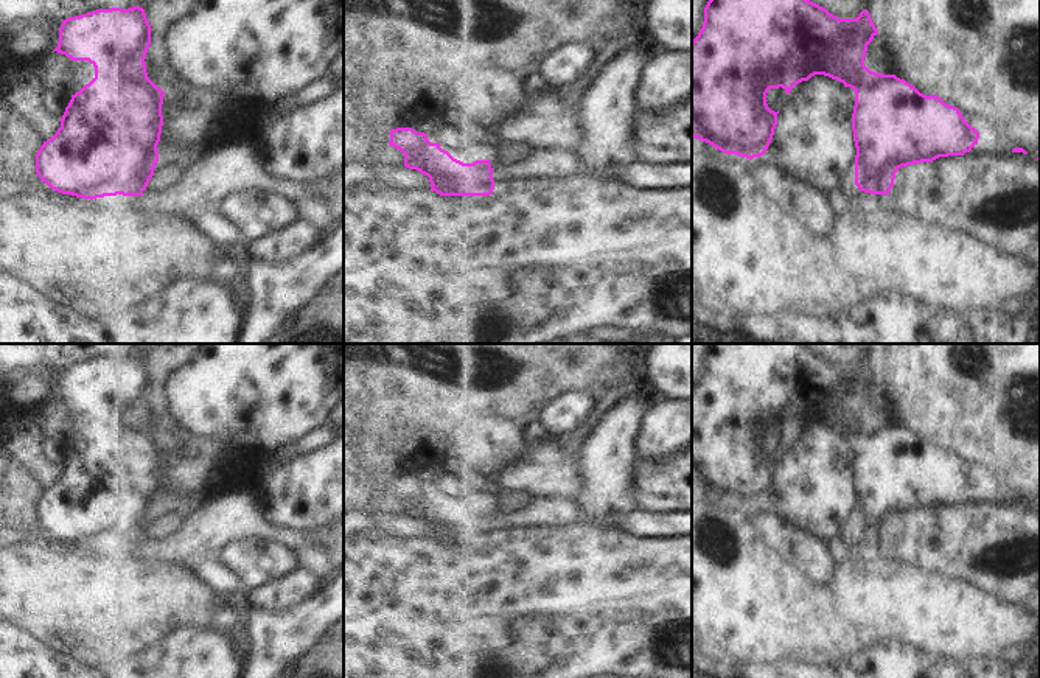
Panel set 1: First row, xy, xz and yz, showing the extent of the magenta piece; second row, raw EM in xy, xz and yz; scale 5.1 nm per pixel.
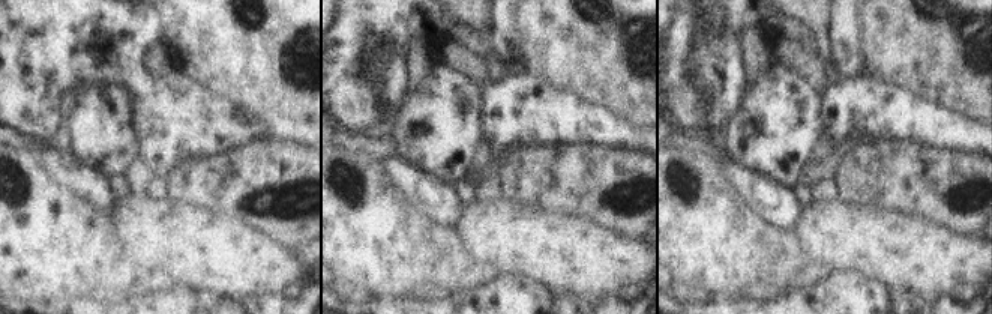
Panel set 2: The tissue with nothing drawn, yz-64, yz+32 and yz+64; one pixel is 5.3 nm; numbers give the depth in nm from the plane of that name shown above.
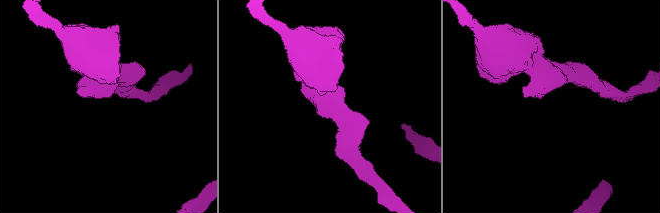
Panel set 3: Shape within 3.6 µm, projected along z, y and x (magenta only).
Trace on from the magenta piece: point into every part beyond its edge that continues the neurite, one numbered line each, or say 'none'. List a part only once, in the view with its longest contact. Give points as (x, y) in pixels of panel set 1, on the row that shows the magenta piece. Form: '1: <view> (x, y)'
none.

